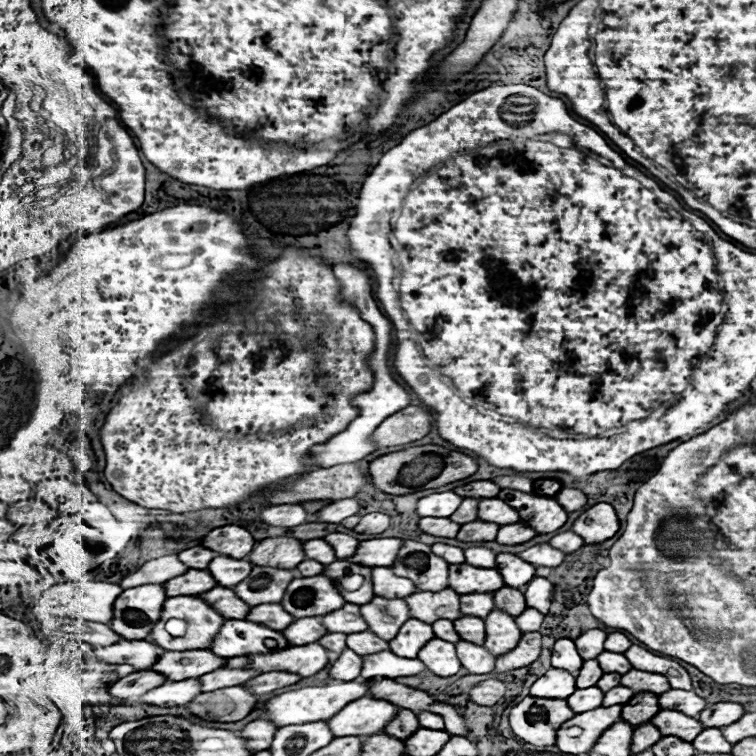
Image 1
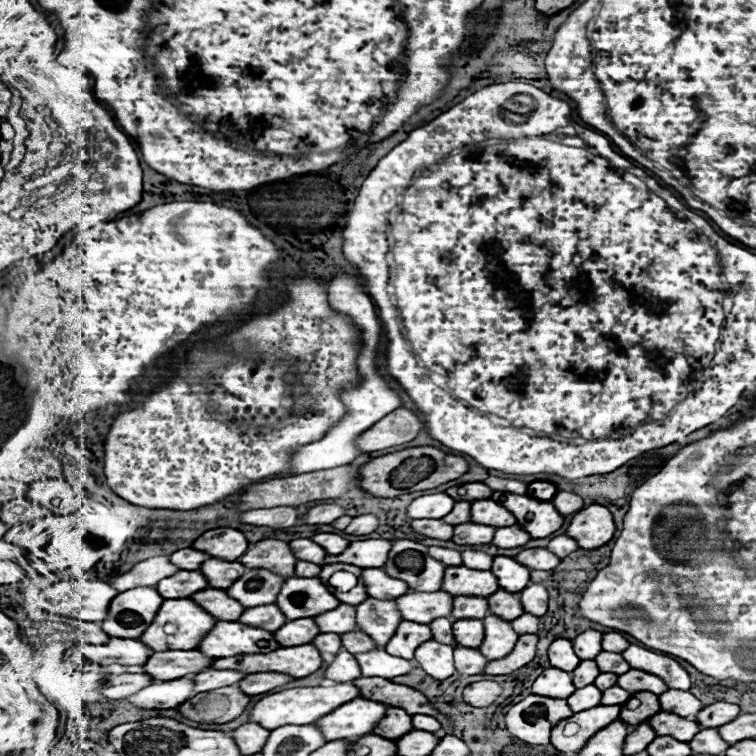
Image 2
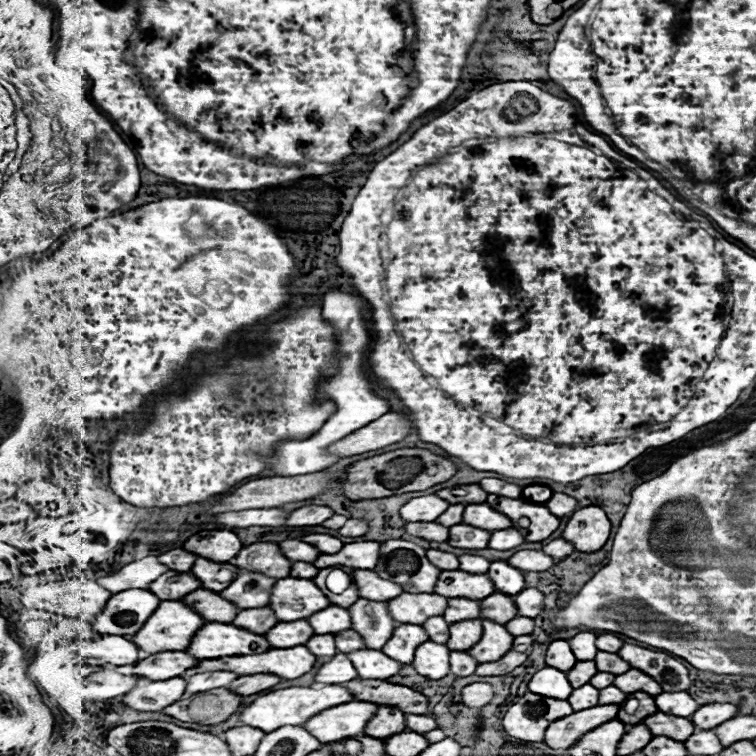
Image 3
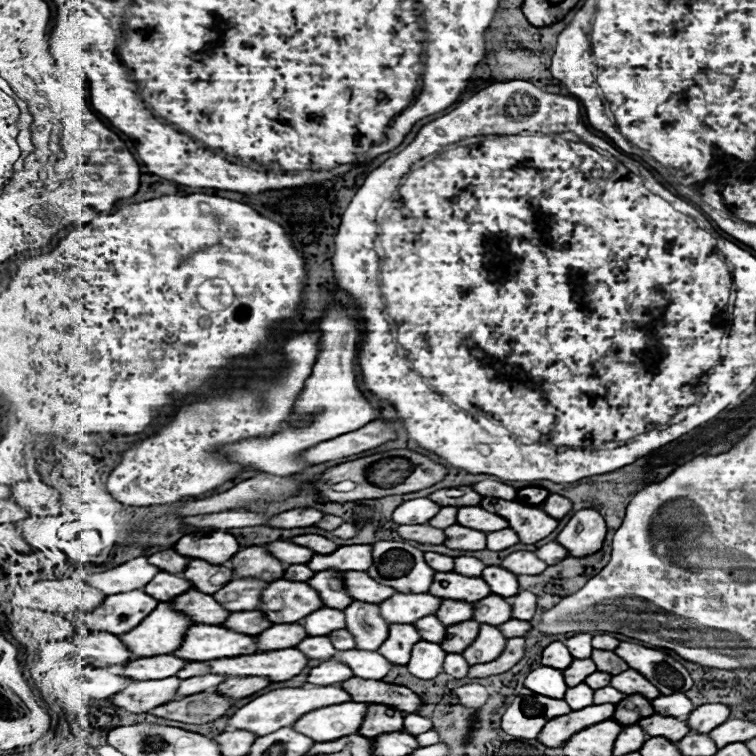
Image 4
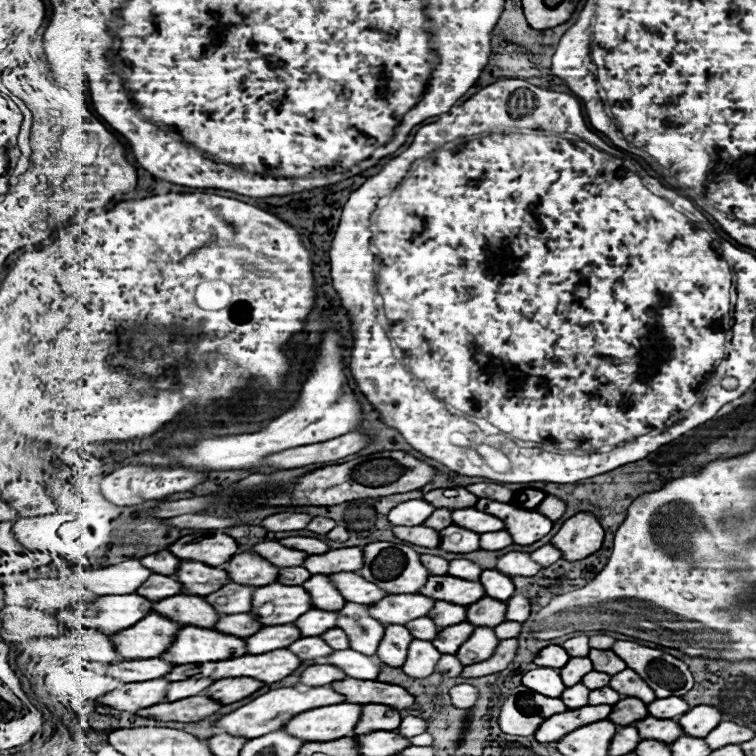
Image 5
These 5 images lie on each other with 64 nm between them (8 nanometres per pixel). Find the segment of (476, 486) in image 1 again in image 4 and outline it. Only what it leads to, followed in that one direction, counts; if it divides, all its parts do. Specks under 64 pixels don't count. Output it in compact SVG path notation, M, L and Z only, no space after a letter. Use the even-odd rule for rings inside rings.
M464 486L464 488L460 488L464 494L462 496L458 496L458 498L450 498L450 496L446 496L446 498L436 498L436 502L440 504L440 506L464 506L464 504L480 504L480 500L482 500L482 496L478 494L478 492L474 492L474 488L472 486Z

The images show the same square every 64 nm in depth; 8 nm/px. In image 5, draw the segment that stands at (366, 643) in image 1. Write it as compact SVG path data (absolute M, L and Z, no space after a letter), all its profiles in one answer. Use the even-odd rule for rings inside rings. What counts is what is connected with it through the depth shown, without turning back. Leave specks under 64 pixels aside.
M332 628L332 630L324 632L324 636L320 636L320 638L322 638L324 642L328 642L334 650L346 650L346 648L350 648L346 632L340 630L340 628Z

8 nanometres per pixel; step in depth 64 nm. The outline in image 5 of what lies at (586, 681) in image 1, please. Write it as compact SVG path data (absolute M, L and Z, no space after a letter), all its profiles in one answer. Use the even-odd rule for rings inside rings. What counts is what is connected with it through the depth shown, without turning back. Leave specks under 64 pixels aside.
M570 658L568 660L568 664L562 668L562 680L564 680L564 684L568 686L568 684L578 684L588 672L592 672L594 668L592 668L592 662L588 660L588 658L584 658L584 660L576 660L576 658Z

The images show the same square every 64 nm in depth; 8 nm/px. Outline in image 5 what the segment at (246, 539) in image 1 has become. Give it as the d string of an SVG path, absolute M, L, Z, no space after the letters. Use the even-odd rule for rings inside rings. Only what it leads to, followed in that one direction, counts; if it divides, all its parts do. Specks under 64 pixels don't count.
M214 534L200 542L174 542L168 550L182 560L200 560L204 564L220 566L238 552L238 544L226 534Z

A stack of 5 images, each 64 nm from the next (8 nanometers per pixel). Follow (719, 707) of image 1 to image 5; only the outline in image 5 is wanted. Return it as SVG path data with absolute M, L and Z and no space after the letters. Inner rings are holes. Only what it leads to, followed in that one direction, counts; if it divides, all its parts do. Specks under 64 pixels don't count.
M696 706L686 712L678 722L688 736L704 738L712 728L716 728L716 724L720 724L720 720L722 712L716 706Z

